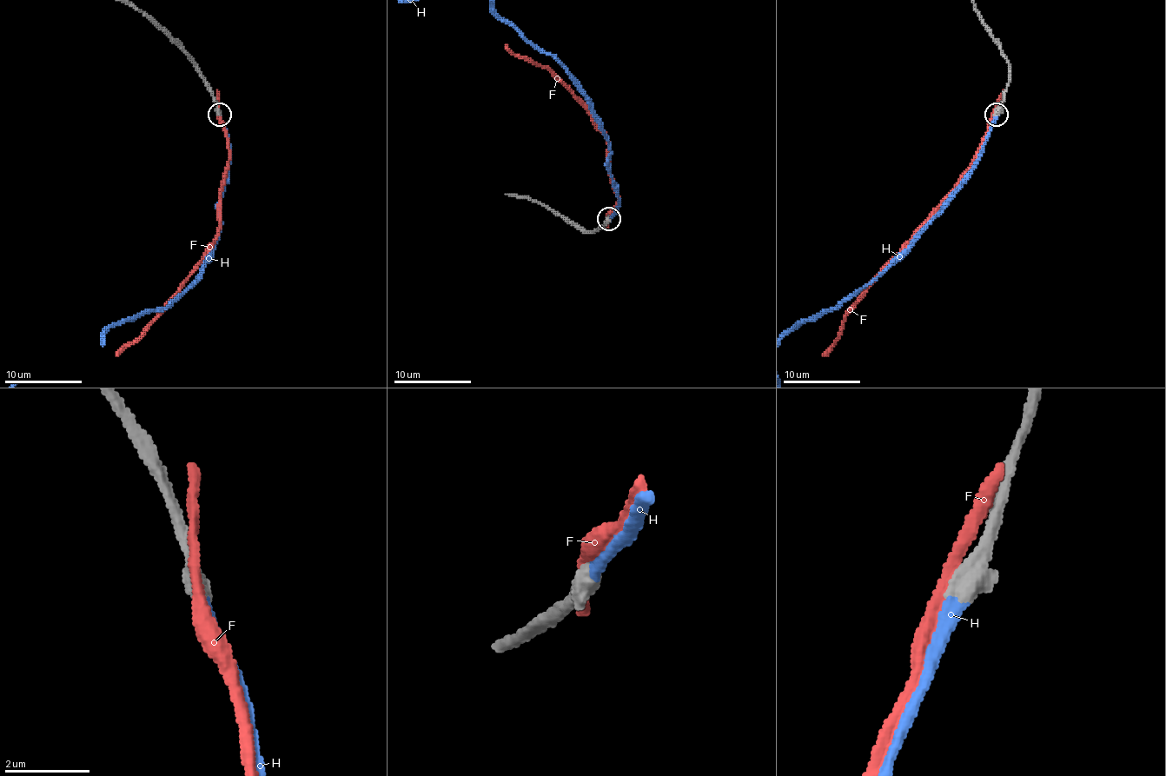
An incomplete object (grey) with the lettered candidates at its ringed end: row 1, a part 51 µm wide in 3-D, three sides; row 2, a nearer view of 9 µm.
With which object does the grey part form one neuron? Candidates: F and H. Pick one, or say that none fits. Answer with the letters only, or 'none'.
H

